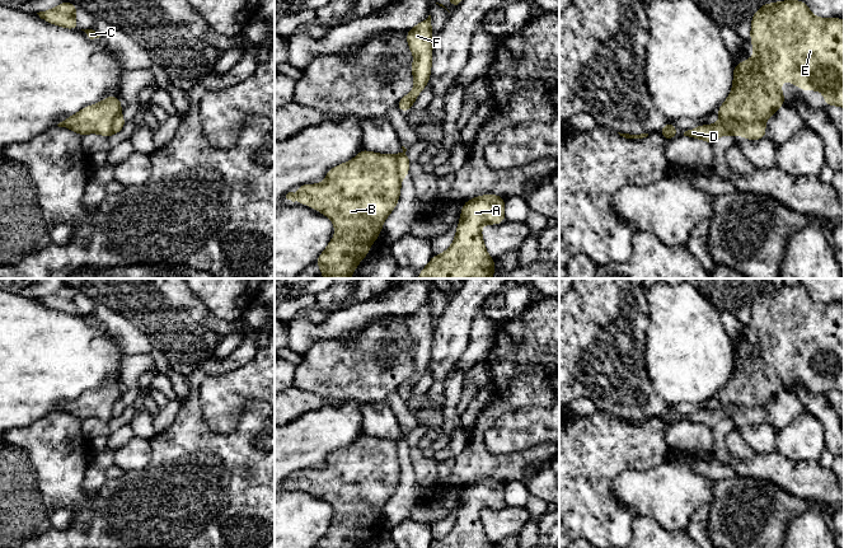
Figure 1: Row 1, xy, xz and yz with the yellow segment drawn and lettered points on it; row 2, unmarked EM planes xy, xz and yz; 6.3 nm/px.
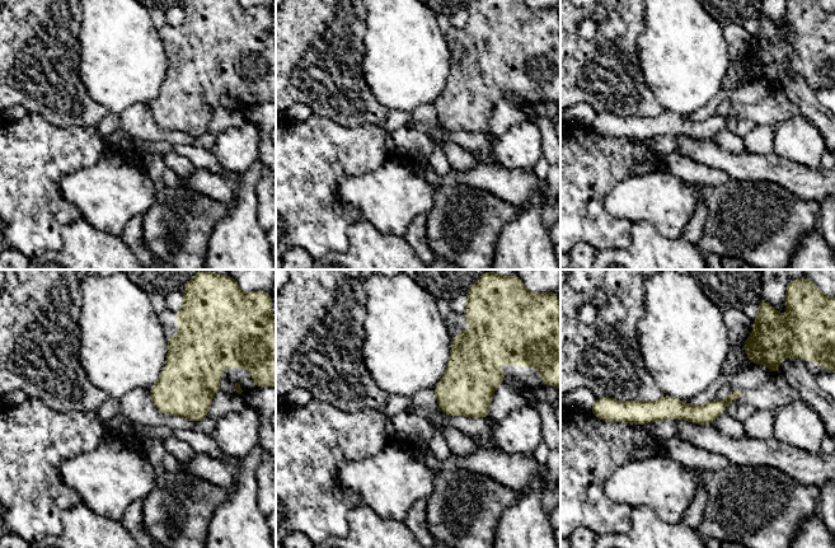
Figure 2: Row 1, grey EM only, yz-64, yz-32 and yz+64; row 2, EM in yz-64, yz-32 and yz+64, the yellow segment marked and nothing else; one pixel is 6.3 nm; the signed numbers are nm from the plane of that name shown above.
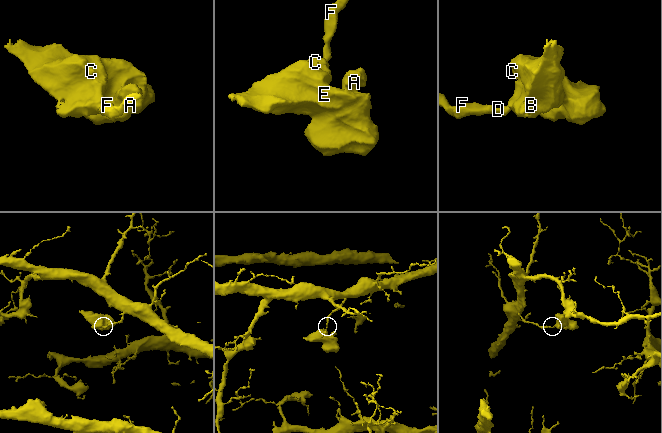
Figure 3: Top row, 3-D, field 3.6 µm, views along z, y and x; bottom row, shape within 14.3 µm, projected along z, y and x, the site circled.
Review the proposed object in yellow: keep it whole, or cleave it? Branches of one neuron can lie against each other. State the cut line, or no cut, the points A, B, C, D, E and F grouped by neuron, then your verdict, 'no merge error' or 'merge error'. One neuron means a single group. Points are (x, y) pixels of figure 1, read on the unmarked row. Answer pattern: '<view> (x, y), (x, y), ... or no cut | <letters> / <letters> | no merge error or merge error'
yz (721, 406), (735, 406), (737, 408) | A B C E / D F | merge error

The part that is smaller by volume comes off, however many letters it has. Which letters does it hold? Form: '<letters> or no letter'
A, B, C, E

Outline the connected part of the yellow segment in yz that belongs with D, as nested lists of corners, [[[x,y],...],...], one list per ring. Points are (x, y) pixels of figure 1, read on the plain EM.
[[[736,406],[719,407],[718,409],[703,409],[685,416],[684,421],[702,423],[709,428],[713,428],[722,420],[730,418],[736,412],[736,409]]]

